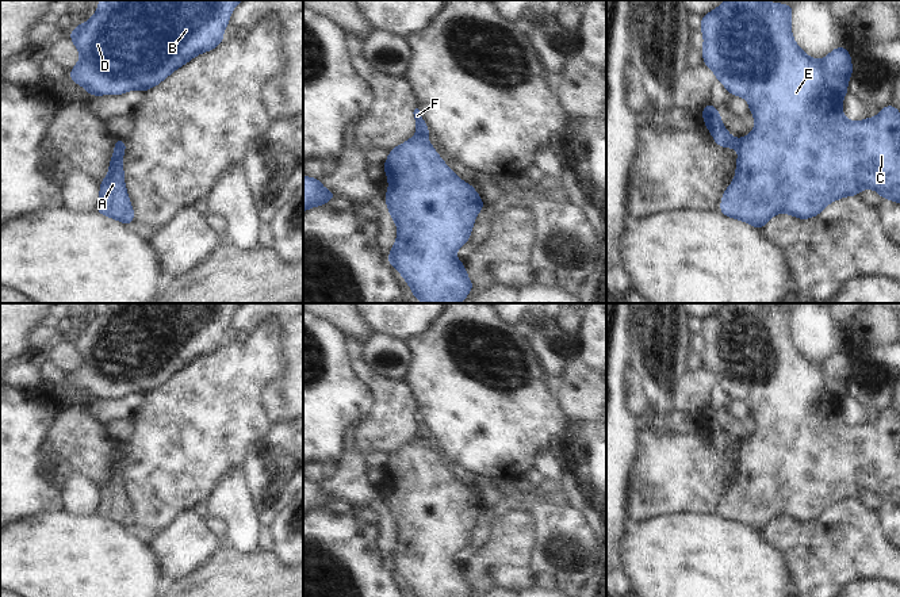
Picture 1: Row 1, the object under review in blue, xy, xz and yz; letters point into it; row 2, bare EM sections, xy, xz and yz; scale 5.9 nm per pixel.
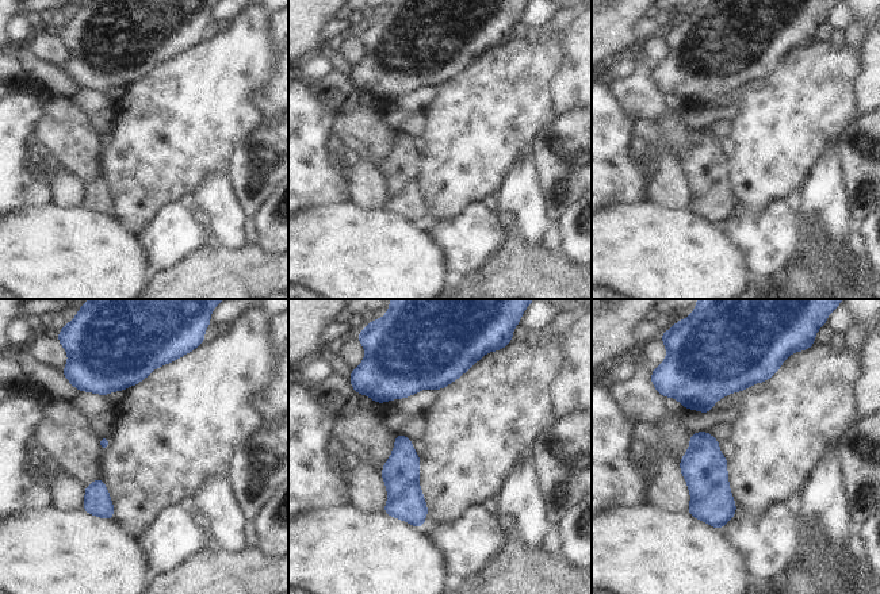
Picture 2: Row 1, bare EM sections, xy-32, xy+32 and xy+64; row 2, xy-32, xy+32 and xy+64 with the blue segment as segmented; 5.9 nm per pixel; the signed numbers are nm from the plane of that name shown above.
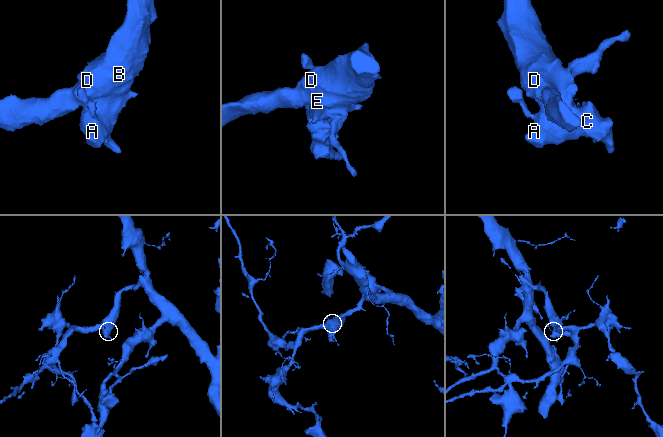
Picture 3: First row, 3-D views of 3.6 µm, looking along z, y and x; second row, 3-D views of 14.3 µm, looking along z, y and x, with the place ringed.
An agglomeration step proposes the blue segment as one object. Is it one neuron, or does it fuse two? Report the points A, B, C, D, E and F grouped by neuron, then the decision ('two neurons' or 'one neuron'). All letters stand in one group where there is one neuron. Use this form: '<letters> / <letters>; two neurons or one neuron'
A B C D E / F; two neurons

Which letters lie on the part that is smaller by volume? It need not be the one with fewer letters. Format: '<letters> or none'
F

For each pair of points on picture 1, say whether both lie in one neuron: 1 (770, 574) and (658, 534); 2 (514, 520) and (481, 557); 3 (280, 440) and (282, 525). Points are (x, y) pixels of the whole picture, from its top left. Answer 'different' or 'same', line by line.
1: same
2: same
3: different

